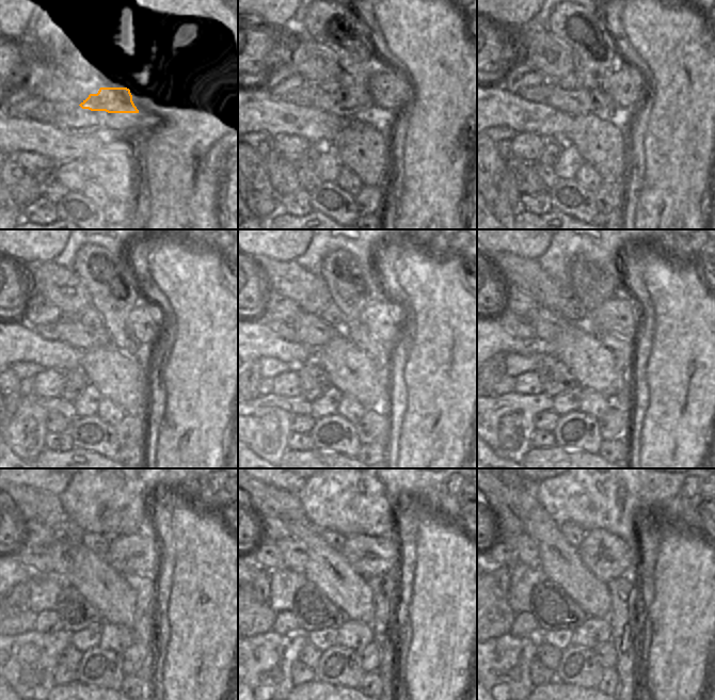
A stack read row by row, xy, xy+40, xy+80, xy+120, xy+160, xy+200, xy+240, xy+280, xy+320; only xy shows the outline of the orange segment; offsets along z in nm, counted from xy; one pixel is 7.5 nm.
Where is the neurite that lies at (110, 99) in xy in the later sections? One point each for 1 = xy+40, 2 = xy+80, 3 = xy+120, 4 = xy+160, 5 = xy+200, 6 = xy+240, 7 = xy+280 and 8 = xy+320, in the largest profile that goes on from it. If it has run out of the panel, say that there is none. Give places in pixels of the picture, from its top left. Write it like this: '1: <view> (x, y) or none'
1: xy+40 (355, 104)
2: xy+80 (581, 101)
3: xy+120 (73, 332)
4: xy+160 (312, 332)
5: xy+200 (547, 324)
6: xy+240 (61, 554)
7: xy+280 (295, 552)
8: xy+320 (527, 552)

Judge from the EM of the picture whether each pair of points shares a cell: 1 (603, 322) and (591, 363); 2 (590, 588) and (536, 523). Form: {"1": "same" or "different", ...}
{"1": "different", "2": "same"}

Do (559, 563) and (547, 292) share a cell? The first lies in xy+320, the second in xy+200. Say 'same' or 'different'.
different

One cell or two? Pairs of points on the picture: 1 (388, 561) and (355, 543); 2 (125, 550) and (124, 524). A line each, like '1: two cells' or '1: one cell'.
1: one cell
2: two cells

